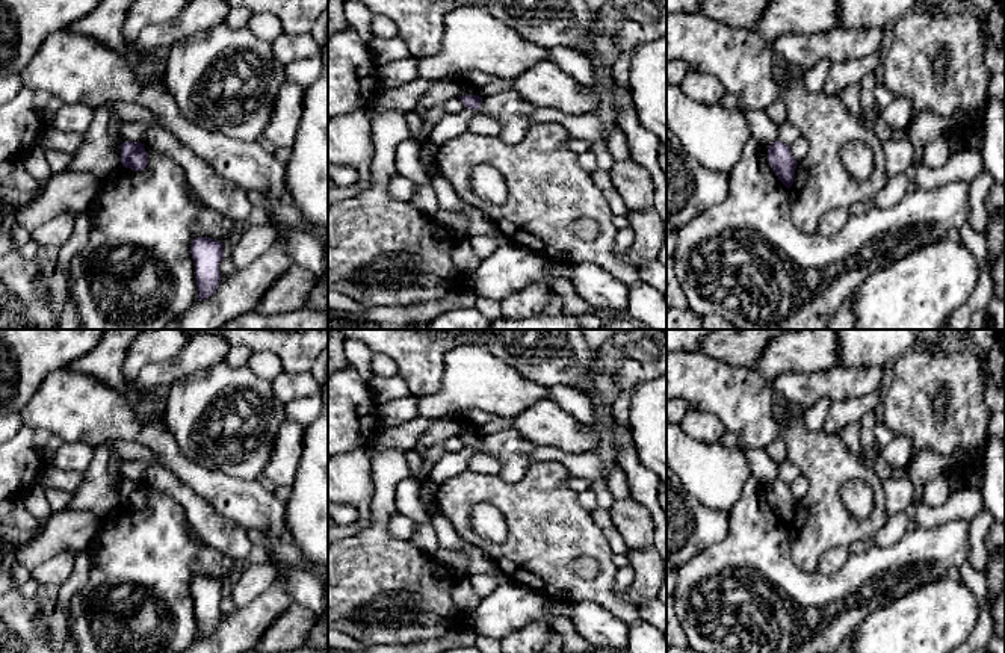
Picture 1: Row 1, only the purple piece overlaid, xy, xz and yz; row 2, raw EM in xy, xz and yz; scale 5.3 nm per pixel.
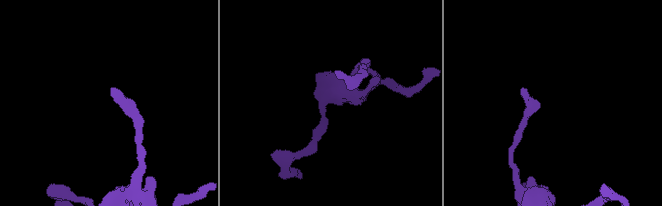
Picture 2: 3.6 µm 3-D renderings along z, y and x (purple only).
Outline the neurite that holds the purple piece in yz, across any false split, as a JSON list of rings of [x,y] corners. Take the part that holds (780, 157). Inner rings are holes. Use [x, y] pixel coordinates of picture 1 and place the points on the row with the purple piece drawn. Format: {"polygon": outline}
{"polygon": [[[777,139],[768,147],[768,160],[778,180],[789,189],[793,184],[798,165],[790,147]]]}

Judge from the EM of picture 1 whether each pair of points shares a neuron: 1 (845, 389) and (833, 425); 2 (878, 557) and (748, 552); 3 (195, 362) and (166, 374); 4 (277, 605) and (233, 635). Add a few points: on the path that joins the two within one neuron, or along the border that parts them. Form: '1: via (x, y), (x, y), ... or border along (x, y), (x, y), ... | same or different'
1: border along (875, 392), (833, 402) | different
2: via (847, 587), (785, 587), (780, 582) | same
3: via (188, 362), (174, 369) | same
4: via (266, 608), (244, 629) | same

